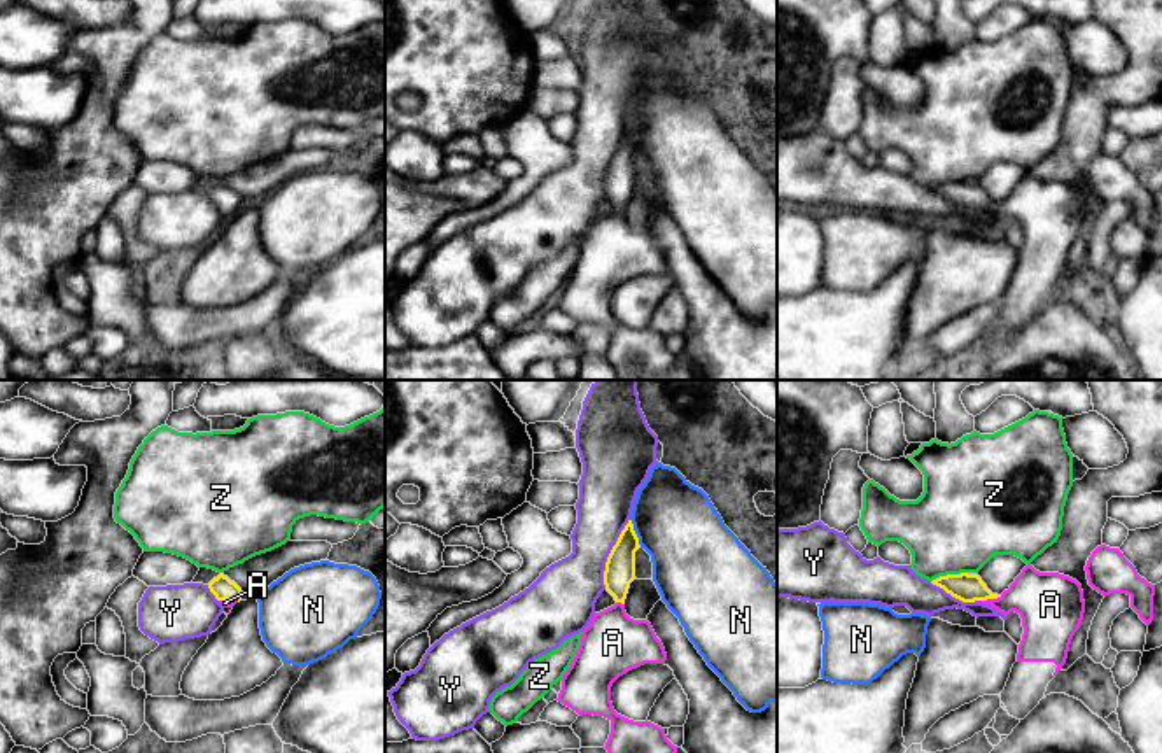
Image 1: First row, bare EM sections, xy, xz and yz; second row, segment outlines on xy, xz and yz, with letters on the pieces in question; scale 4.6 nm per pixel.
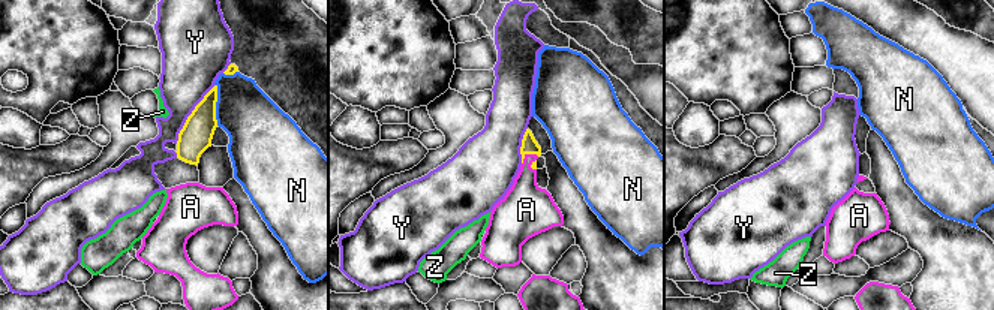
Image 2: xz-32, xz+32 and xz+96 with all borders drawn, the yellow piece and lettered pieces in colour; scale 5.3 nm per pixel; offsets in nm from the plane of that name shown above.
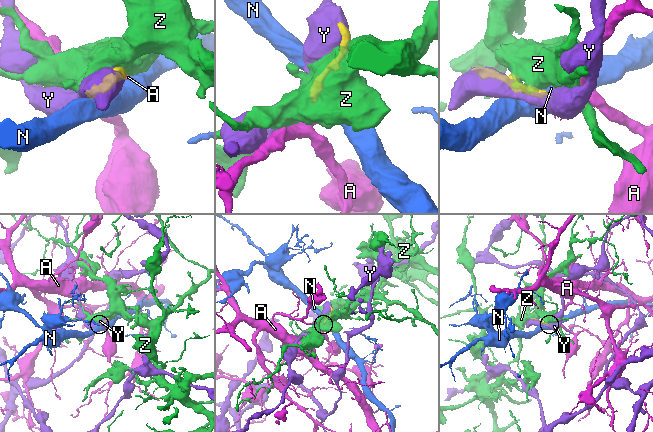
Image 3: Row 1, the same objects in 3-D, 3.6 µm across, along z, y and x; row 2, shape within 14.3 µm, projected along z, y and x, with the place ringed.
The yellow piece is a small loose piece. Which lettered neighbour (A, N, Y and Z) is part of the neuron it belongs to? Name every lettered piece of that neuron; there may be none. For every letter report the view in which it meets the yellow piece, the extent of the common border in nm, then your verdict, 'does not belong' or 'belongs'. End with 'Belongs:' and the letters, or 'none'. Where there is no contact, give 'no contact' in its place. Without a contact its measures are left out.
A: meets yellow in yz; contact 140 nm long; belongs
N: meets yellow in xz; contact 140 nm long; does not belong
Y: meets yellow in xz; contact 340 nm long; does not belong
Z: meets yellow in yz; contact 180 nm long; does not belong
Belongs: A

